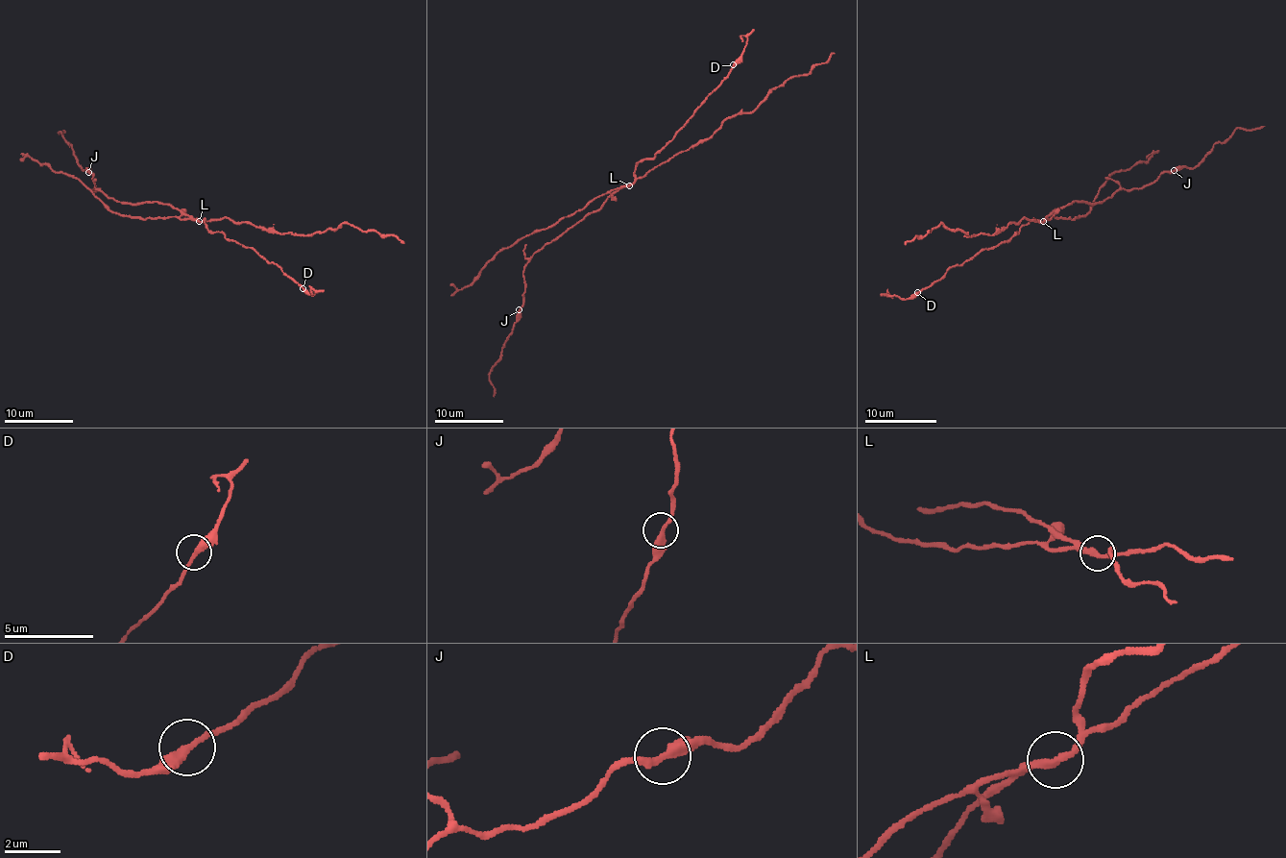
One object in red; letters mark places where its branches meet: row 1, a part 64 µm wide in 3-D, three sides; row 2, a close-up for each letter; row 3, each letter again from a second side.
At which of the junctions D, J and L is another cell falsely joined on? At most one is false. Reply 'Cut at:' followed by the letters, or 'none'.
Cut at: L

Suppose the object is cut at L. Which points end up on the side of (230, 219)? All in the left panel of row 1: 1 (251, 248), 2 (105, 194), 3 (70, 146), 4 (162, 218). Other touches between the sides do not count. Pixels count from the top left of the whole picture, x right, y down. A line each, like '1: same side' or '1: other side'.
1: other side
2: other side
3: other side
4: same side

